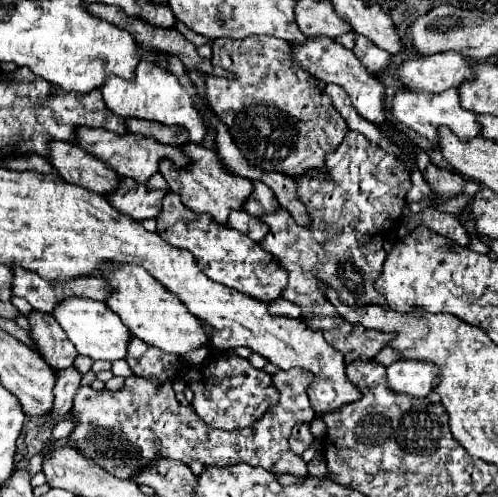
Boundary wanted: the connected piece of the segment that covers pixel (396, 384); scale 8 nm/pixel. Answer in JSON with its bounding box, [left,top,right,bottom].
[387,359,439,397]

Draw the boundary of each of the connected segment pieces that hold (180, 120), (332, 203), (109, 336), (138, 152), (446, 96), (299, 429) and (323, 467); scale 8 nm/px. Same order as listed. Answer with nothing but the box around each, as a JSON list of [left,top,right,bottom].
[[101,59,207,143],[261,131,411,363],[53,297,133,361],[77,127,189,183],[393,89,481,141],[289,423,315,455],[308,455,328,478]]

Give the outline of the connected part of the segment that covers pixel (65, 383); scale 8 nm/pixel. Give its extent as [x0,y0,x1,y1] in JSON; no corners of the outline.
[49,367,83,421]

